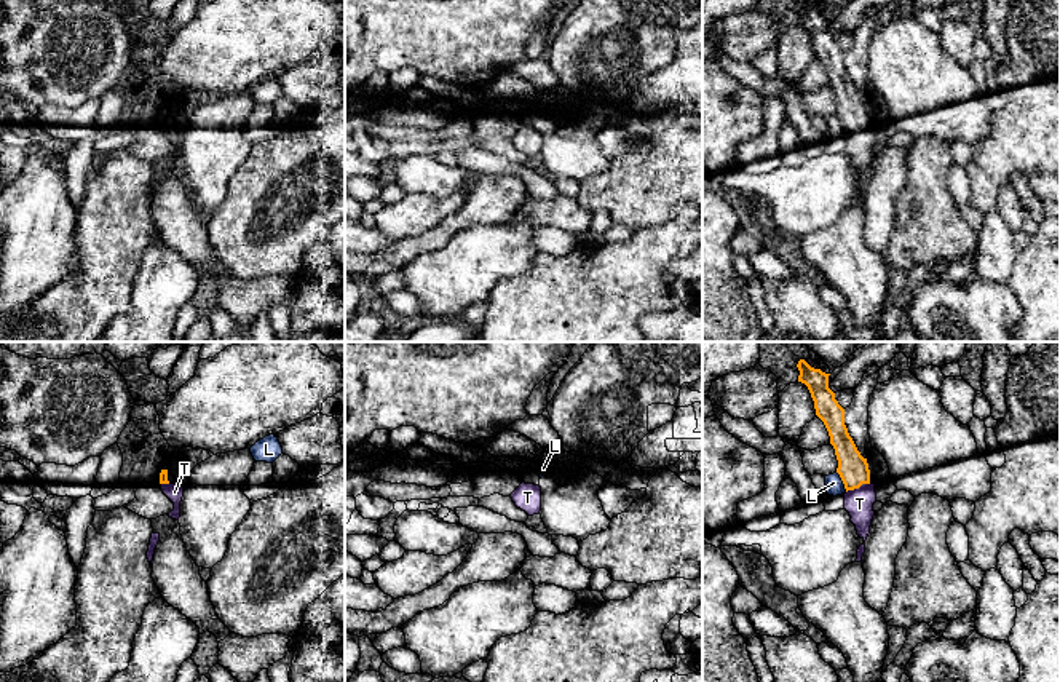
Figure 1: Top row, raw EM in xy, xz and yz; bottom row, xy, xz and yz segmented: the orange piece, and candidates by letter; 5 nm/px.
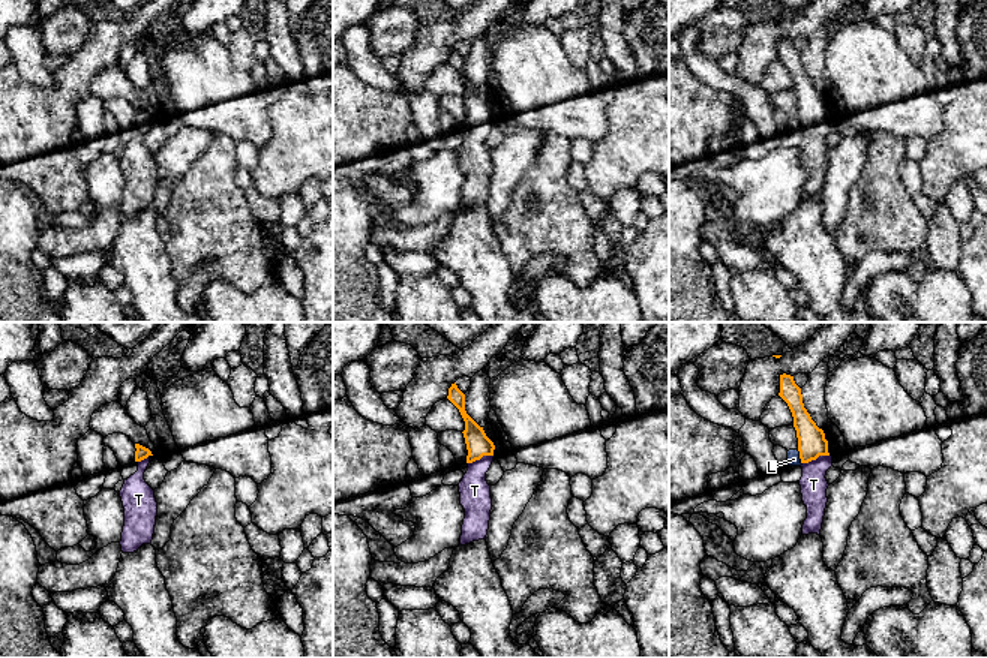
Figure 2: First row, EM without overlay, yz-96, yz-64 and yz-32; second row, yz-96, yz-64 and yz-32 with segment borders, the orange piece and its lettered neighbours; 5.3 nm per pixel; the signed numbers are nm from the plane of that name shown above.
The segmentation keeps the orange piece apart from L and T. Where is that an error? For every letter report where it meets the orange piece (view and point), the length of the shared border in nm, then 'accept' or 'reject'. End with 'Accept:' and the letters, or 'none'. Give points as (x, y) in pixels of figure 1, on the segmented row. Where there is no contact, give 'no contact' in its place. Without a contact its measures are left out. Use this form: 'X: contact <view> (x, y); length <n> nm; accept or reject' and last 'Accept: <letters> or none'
L: contact yz (842, 479); length 120 nm; reject
T: contact yz (858, 487); length 130 nm; accept
Accept: T

